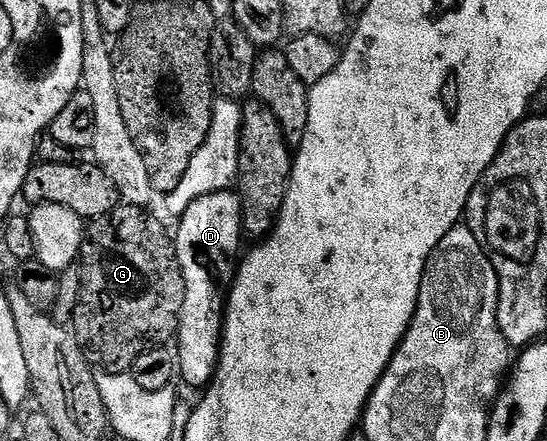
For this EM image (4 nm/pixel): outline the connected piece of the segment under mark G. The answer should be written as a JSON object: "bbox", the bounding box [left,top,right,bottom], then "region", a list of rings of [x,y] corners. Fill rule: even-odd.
{"bbox":[70,203,190,373],"region":[[[121,203],[112,209],[104,217],[97,217],[87,226],[84,235],[84,247],[80,250],[80,260],[78,268],[82,275],[82,291],[80,292],[80,302],[74,311],[70,325],[74,330],[76,337],[84,346],[87,356],[91,358],[101,370],[110,373],[128,373],[138,359],[138,355],[146,355],[146,351],[150,351],[159,345],[167,345],[179,334],[180,331],[180,316],[182,315],[182,307],[186,299],[186,291],[190,287],[188,278],[182,275],[182,267],[180,266],[180,257],[176,254],[176,243],[173,234],[168,233],[168,229],[156,217],[151,217],[148,214],[147,208]]]}

